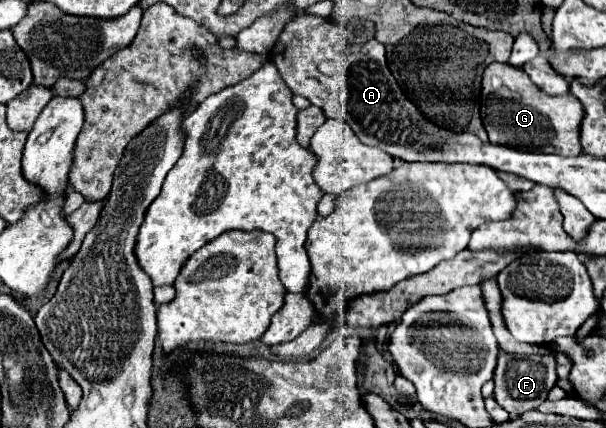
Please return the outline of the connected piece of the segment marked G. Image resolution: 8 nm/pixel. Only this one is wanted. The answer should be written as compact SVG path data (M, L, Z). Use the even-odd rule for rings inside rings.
M492 63L484 71L482 89L486 95L486 109L484 109L484 127L488 131L488 137L492 143L502 143L506 147L514 147L520 151L530 153L556 153L564 157L576 157L582 153L580 145L580 125L584 117L582 103L570 95L548 95L528 79L528 75L522 69L516 69L508 63ZM496 75L504 81L502 89L494 91L490 85L490 77ZM496 105L496 107L494 107ZM496 109L496 111L492 111ZM502 111L502 113L500 113Z

